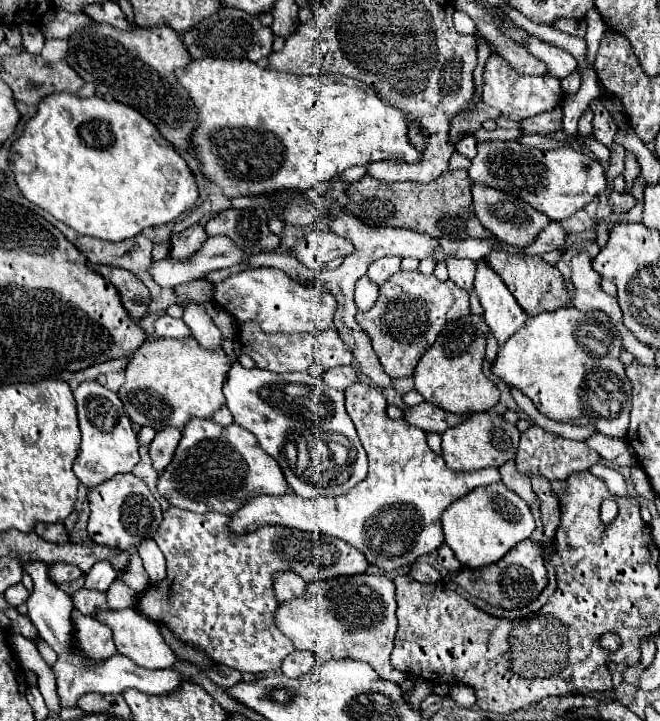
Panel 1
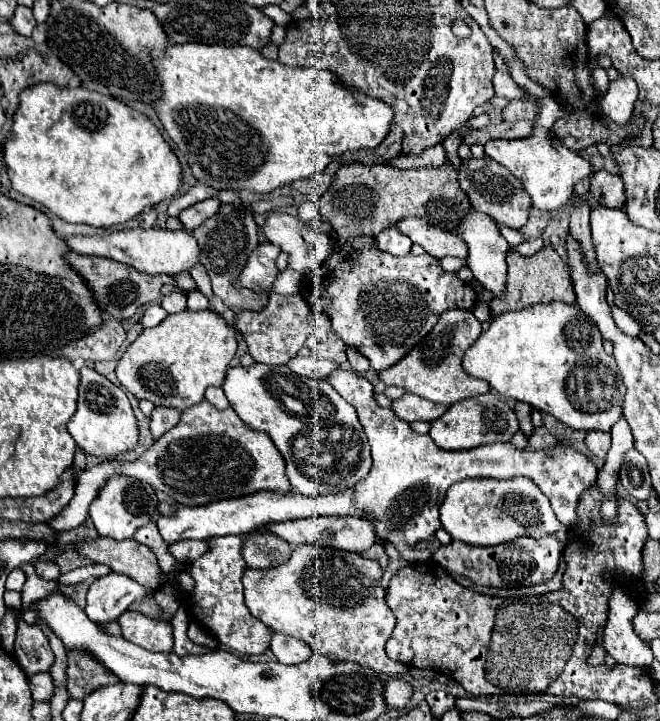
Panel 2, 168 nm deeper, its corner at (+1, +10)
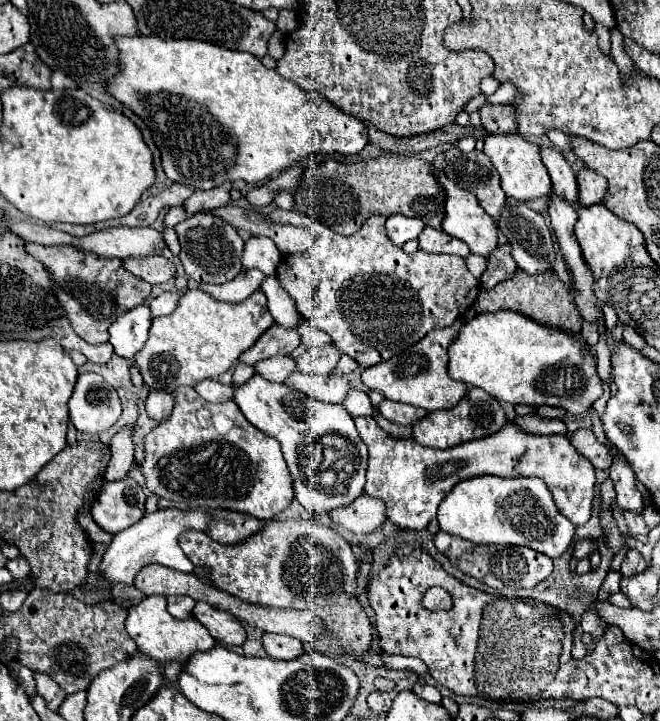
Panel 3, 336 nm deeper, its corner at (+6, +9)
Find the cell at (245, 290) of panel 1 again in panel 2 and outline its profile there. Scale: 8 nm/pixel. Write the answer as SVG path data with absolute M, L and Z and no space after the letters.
M260 243L254 249L254 253L250 253L242 273L234 281L234 287L250 289L254 293L270 293L272 285L280 273L276 267L276 253L280 253L280 249L276 245Z

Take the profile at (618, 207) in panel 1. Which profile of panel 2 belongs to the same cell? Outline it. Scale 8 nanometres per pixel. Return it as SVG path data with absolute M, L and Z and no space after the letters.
M596 171L590 177L590 191L600 201L600 205L610 207L610 209L622 209L626 201L622 179L606 171Z

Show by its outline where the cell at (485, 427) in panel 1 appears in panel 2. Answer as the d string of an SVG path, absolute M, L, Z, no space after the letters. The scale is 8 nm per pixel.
M484 393L480 397L464 399L448 407L448 413L432 421L430 437L438 447L446 451L462 451L462 449L474 449L490 443L506 443L512 439L516 431L518 431L518 419L514 411L494 393Z

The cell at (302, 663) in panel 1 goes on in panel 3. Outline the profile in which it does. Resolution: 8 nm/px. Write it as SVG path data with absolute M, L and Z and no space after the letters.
M263 634L263 646L271 658L295 660L303 654L303 646L297 638L281 634Z

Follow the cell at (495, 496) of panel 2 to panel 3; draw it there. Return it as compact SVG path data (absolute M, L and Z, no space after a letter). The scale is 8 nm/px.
M475 476L461 480L439 504L439 528L473 544L529 546L549 558L559 558L571 544L575 526L555 506L541 478Z

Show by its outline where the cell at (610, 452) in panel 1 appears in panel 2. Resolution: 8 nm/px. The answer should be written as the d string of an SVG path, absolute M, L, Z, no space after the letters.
M588 431L586 433L586 445L588 449L598 457L604 459L608 449L610 449L610 433L604 431Z

